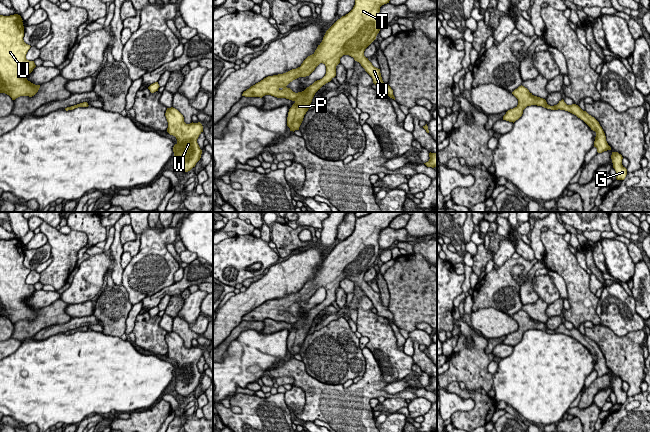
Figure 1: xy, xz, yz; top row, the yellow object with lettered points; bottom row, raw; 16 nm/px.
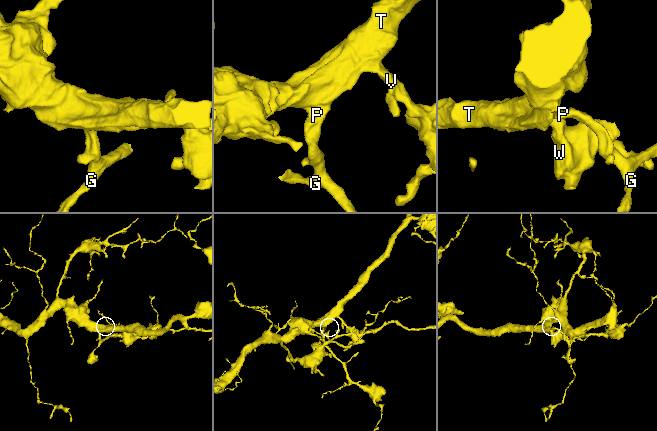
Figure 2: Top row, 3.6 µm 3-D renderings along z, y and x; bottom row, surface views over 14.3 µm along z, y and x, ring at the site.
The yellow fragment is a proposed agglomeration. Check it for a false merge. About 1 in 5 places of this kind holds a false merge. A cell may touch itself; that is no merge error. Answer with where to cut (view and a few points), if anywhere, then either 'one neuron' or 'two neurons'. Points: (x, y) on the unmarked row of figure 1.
no cut | one neuron

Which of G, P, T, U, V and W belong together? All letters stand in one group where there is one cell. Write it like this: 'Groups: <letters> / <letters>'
Groups: G P T U V W

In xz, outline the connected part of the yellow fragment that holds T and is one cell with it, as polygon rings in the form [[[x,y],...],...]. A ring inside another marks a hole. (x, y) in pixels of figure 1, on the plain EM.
[[[370,212],[356,218],[353,233],[326,255],[315,276],[308,280],[300,291],[283,298],[266,301],[244,315],[242,320],[262,322],[271,319],[294,325],[287,341],[287,350],[294,356],[299,354],[315,317],[336,300],[336,290],[340,287],[340,282],[349,279],[372,301],[377,315],[395,324],[393,314],[382,304],[380,293],[372,289],[364,280],[364,275],[380,255],[381,249],[378,243],[380,231],[389,227],[396,216],[405,213],[407,212]],[[320,287],[326,290],[326,298],[322,303],[298,317],[286,311],[299,301],[309,300]]]

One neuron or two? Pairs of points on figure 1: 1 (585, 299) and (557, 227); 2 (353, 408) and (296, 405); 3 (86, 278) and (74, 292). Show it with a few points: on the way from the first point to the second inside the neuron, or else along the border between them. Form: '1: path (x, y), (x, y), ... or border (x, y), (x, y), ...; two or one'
1: border (549, 229), (562, 235); two
2: border (293, 385), (304, 392), (304, 406), (298, 414); two
3: path (85, 281), (77, 289); one

